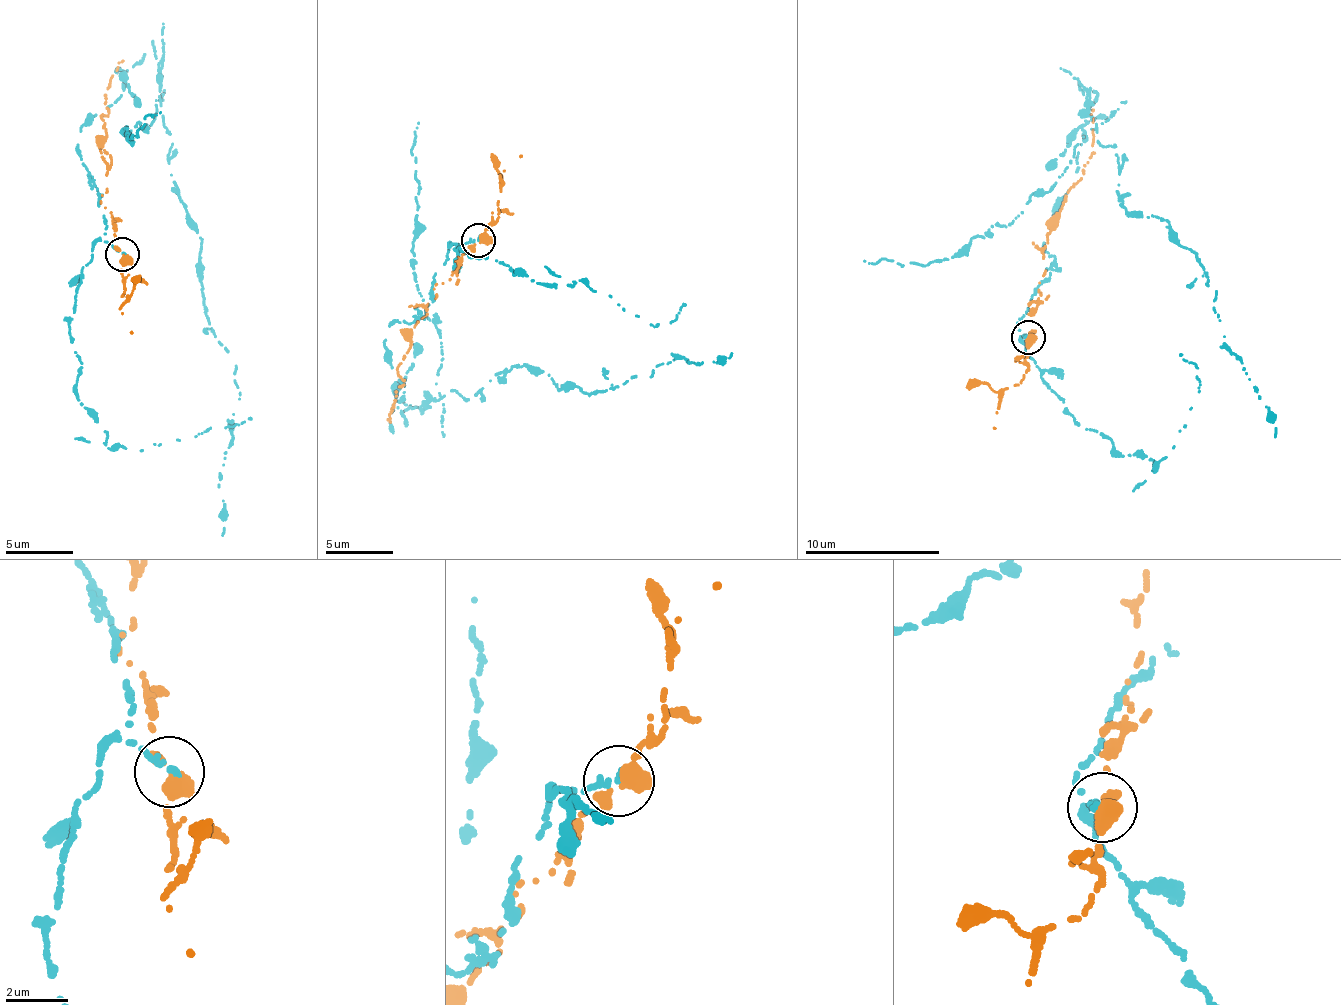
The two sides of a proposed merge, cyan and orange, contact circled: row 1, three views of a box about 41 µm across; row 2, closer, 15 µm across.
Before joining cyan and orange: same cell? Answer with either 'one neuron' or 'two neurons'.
two neurons

